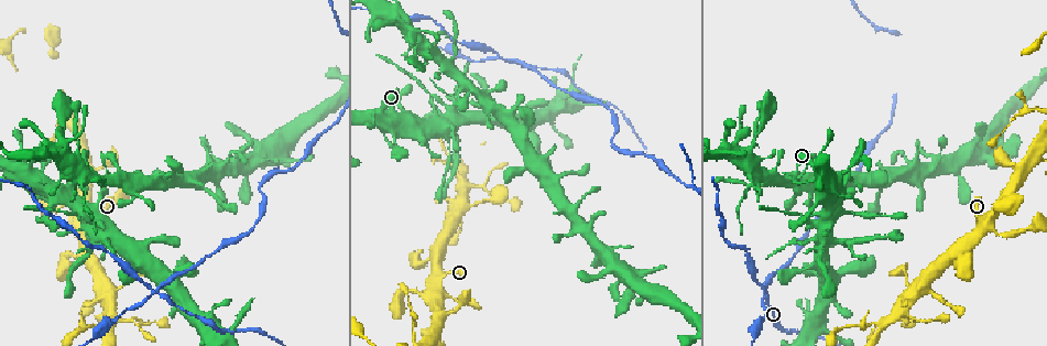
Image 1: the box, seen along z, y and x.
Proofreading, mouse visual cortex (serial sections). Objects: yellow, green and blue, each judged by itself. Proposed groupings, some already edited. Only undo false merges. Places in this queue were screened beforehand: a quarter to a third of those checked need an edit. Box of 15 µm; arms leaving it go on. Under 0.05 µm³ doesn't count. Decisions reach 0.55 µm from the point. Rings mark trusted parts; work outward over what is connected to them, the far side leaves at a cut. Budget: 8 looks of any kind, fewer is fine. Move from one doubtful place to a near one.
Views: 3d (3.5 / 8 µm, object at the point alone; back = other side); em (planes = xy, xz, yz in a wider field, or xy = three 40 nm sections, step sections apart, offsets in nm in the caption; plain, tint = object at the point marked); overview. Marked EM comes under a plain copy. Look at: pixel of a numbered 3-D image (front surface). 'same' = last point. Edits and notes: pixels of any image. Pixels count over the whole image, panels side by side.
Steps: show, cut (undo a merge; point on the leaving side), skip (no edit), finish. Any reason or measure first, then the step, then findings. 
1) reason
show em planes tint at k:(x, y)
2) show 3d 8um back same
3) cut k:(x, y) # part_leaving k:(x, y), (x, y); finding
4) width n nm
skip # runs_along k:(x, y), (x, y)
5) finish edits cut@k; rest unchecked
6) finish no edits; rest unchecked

calibre changes
show 3d 8um at 1:(809, 221)

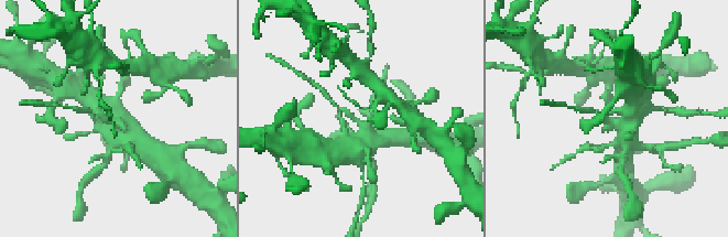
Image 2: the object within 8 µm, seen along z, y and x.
arm_widths 100, 450 nm
show em xy step 3 tint at 2:(351, 115)

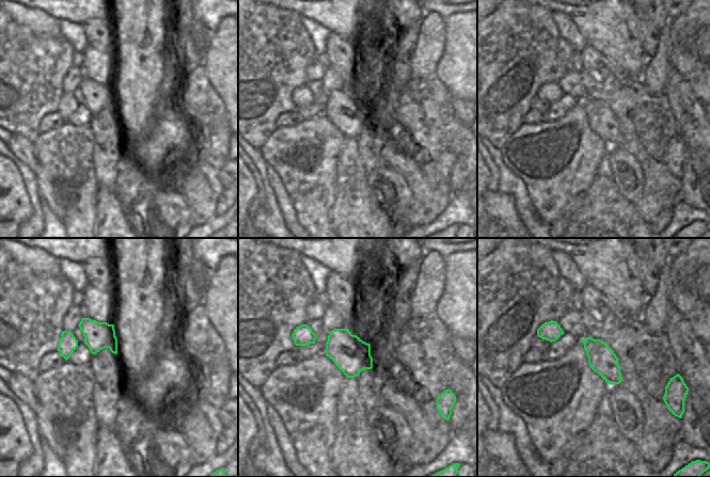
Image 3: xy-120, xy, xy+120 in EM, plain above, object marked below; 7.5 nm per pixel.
width 280 nm
cut 2:(583, 110) # part_leaving 2:(356, 120), (330, 100), (322, 90); a second cell is stuck on

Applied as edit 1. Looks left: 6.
four-way junction
show 3d 3.5um at 1:(155, 289)

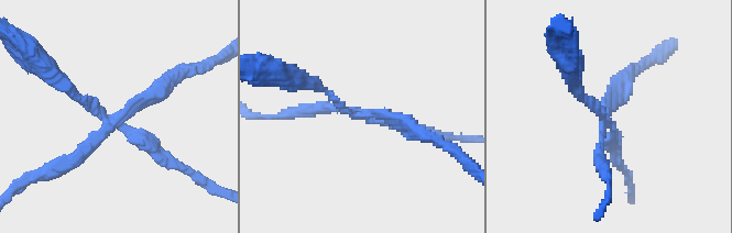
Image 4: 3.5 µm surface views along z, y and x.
arms 4; arm_widths 100, 150, 200, 200 nm; now the EM
show em xy step 2 tint at 4:(361, 118)

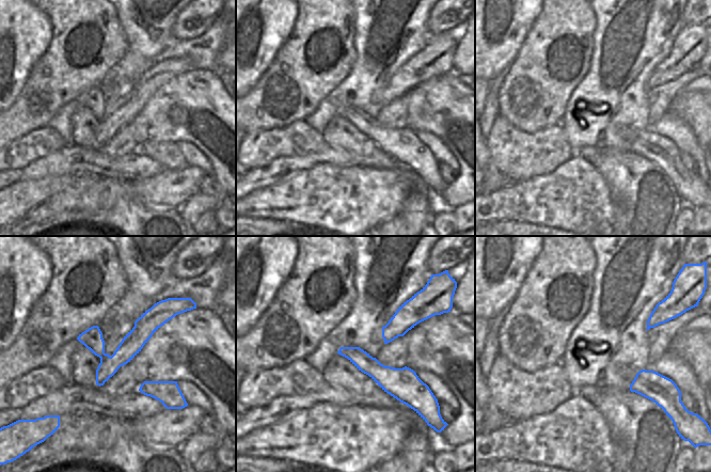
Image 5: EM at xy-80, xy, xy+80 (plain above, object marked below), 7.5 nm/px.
cut 4:(150, 96) # part_leaving 4:(120, 117), (177, 73), (204, 66); a second cell is stuck on

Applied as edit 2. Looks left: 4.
show overview

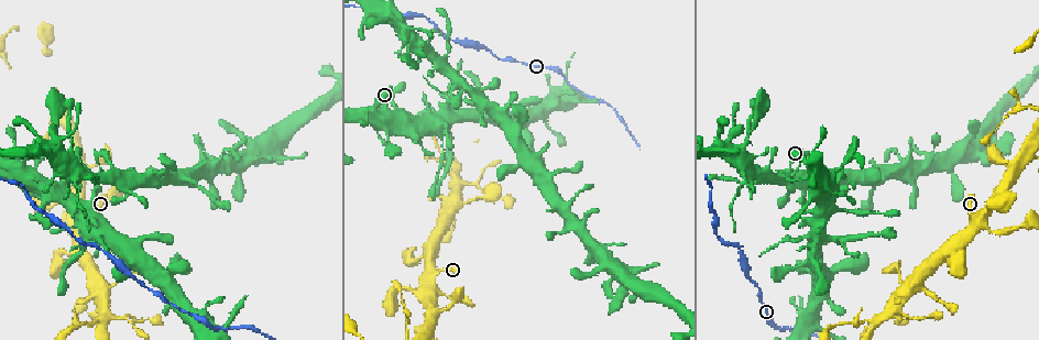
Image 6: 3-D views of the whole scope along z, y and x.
show 3d 8um at 6:(146, 319)

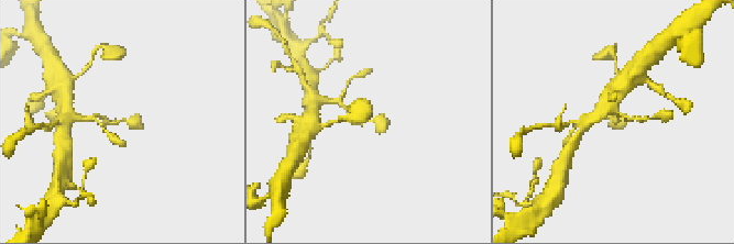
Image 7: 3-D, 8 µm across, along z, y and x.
show 3d 3.5um at 7:(369, 121)

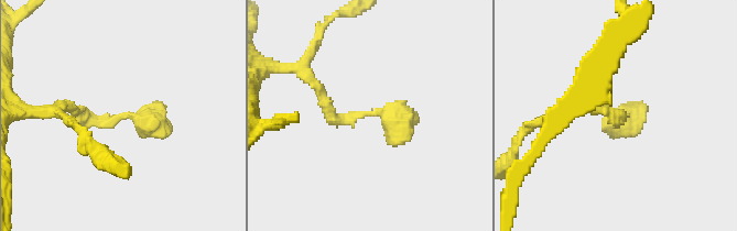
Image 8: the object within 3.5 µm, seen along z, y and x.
show em planes tint at 8:(126, 115)

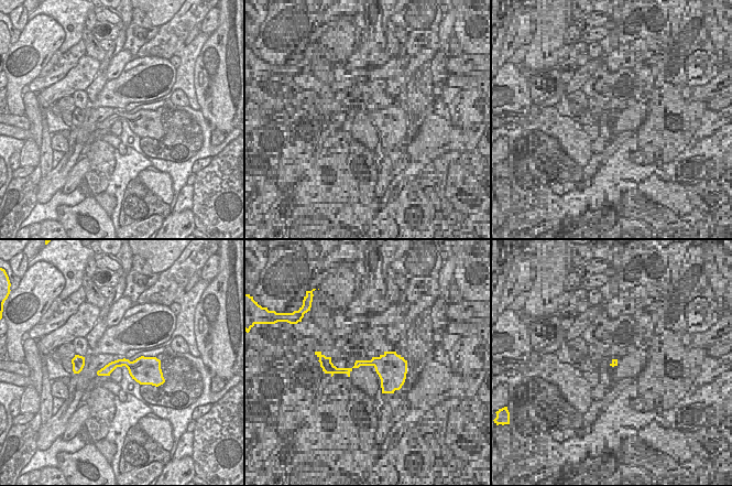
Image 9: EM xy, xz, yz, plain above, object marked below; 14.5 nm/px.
skip # runs_along 8:(322, 96), (333, 118), (383, 112), (403, 141); all the same cell

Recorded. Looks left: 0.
finish edits cut@2, cut@4; rest unchecked

